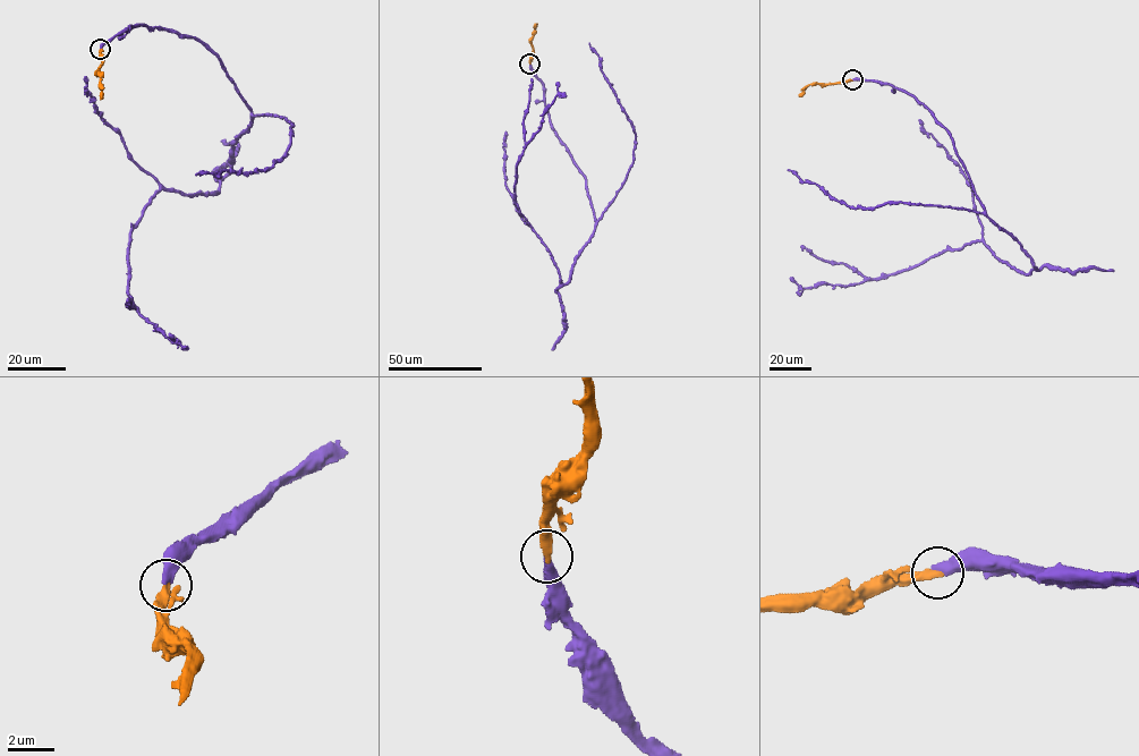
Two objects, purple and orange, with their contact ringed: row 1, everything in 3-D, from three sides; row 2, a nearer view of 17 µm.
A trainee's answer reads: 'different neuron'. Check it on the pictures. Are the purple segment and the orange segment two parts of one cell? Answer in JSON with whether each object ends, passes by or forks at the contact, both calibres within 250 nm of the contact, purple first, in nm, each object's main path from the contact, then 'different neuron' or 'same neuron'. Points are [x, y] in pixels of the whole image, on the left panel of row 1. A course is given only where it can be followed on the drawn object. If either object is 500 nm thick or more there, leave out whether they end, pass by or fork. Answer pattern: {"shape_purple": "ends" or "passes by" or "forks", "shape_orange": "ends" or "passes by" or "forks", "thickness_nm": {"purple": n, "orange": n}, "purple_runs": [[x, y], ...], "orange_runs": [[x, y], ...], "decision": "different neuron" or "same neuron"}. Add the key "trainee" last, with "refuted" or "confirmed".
{"shape_purple": "ends", "shape_orange": "ends", "thickness_nm": {"purple": 400, "orange": 360}, "purple_runs": [[101, 48], [129, 25], [186, 34], [251, 110], [215, 195], [160, 190], [132, 229], [128, 298], [171, 334]], "orange_runs": [[101, 49], [103, 58], [96, 73], [100, 100]], "decision": "same neuron", "trainee": "refuted"}

